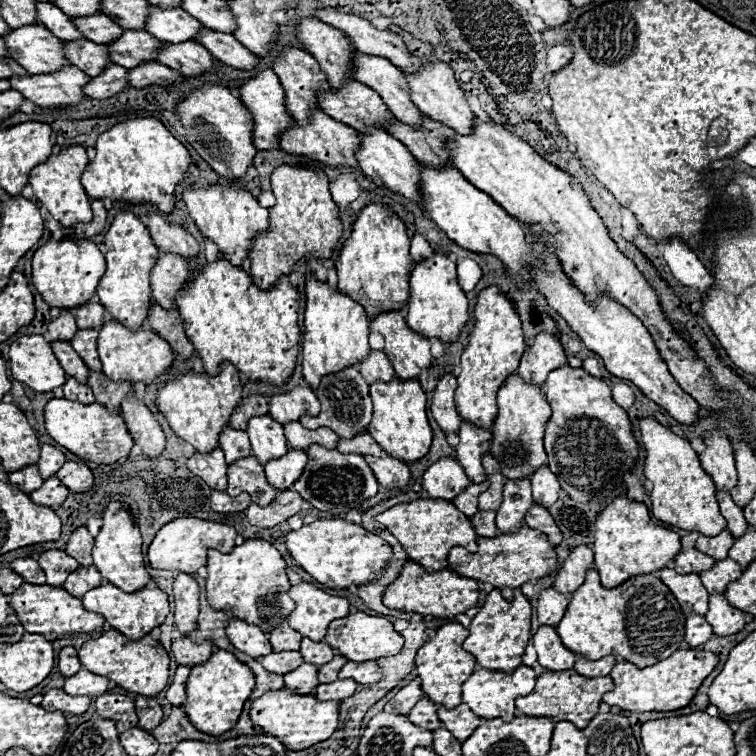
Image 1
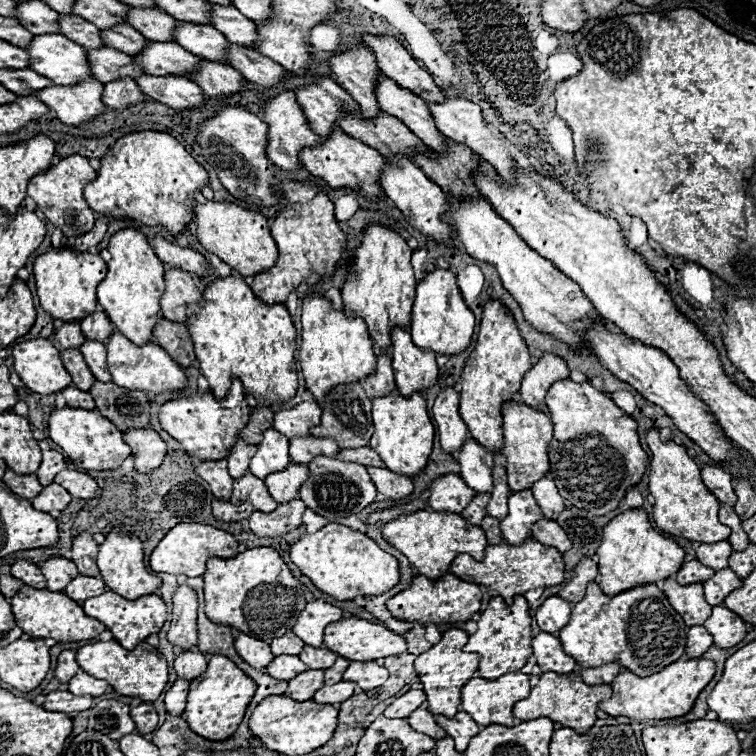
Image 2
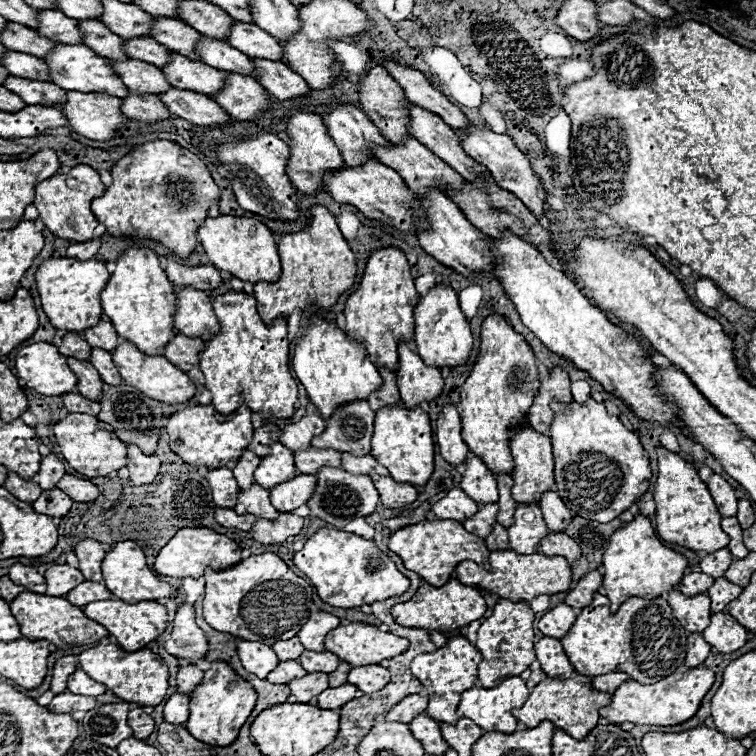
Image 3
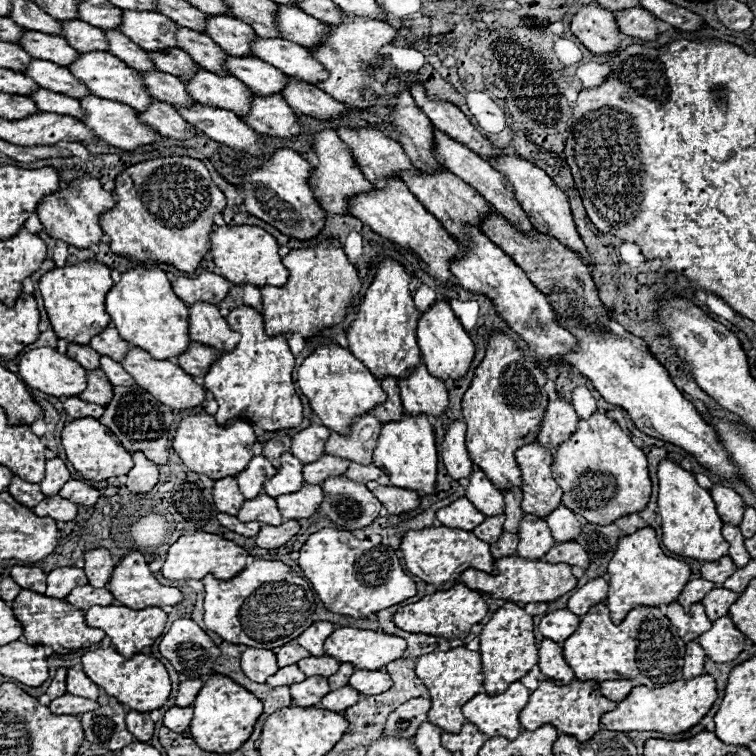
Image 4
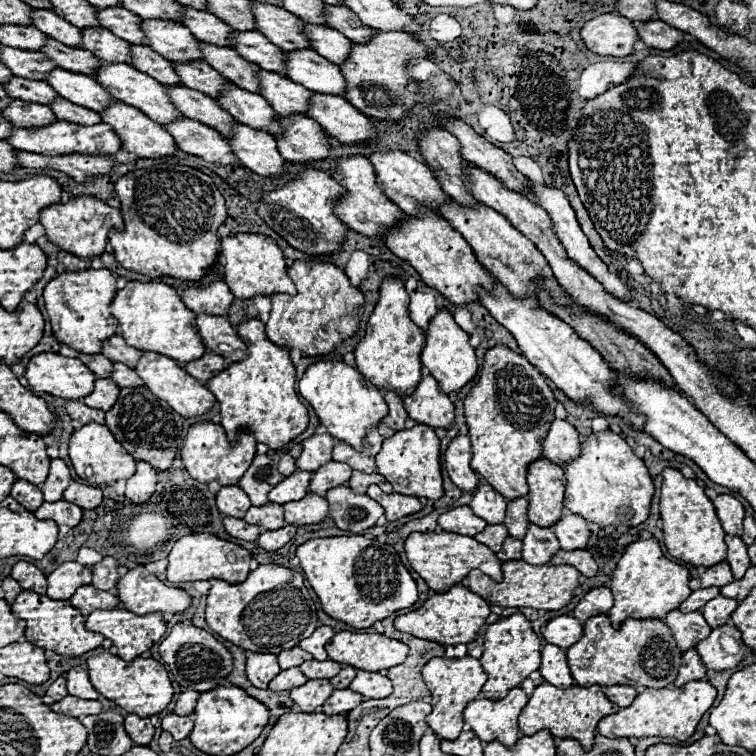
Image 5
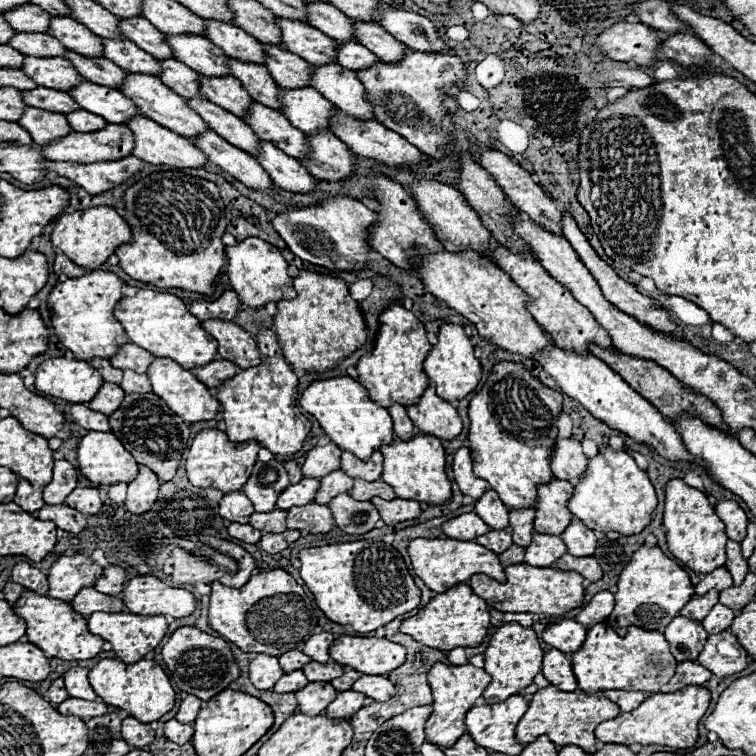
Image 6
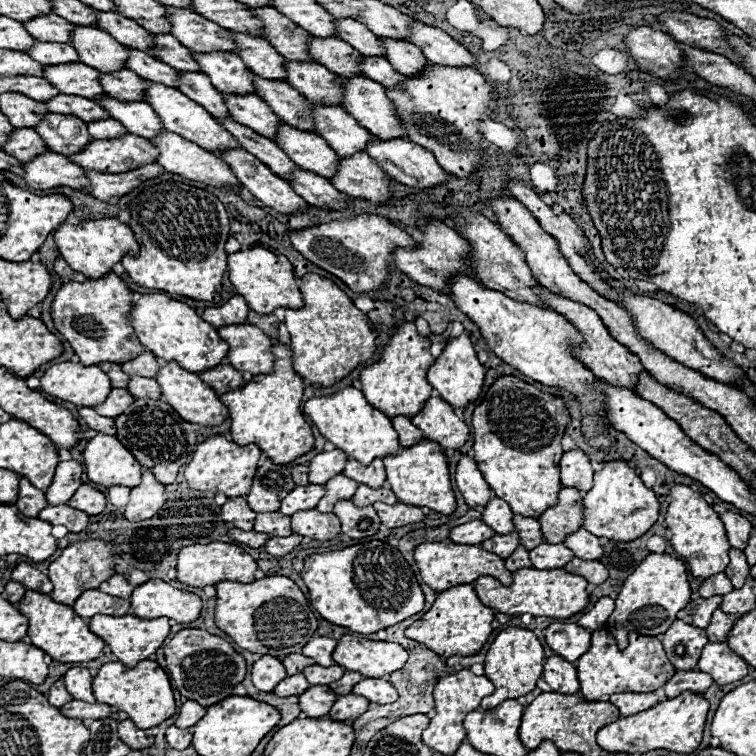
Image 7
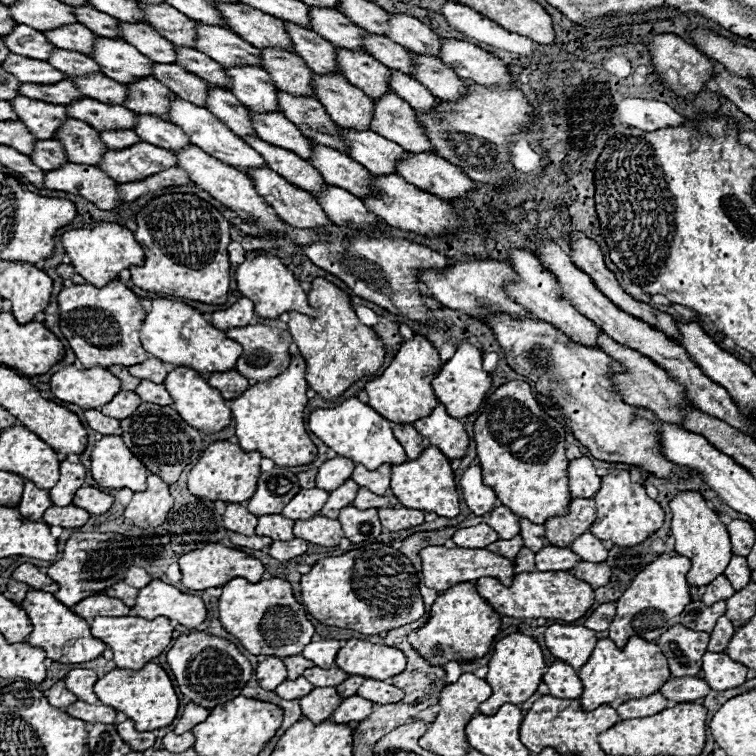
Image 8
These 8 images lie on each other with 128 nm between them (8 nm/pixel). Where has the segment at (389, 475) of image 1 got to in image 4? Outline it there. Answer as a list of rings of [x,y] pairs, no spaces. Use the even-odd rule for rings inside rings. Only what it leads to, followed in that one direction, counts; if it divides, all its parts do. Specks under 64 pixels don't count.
[[[368,482],[366,486],[370,488],[370,492],[374,492],[374,496],[378,496],[378,500],[382,500],[388,514],[402,514],[418,508],[420,504],[420,496],[412,490],[404,490],[396,486],[380,486],[378,482]]]

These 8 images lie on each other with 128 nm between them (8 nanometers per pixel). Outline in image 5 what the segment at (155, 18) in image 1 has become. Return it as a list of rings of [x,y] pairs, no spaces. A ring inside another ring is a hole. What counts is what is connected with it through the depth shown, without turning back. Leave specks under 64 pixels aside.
[[[260,70],[260,80],[262,80],[262,96],[272,104],[272,108],[280,116],[294,116],[294,114],[308,114],[310,106],[310,96],[314,94],[312,90],[304,88],[302,84],[296,84],[280,74]]]

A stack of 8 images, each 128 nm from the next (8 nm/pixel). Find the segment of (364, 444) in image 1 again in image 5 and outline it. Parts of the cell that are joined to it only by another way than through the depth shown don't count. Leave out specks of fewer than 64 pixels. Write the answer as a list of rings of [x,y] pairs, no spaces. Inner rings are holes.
[[[354,470],[354,472],[352,472],[352,478],[350,478],[350,482],[348,482],[348,486],[354,488],[354,492],[366,492],[366,488],[368,488],[370,484],[378,484],[384,492],[392,492],[392,486],[390,486],[390,484],[384,480],[384,476],[380,476],[380,474],[364,474],[364,472]]]

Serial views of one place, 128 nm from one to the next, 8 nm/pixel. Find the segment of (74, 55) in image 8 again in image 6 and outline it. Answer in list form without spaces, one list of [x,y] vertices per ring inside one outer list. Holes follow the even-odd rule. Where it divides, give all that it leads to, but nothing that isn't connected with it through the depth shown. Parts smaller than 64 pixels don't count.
[[[18,32],[10,40],[10,46],[22,52],[24,56],[38,56],[38,58],[54,58],[54,56],[64,56],[68,52],[68,48],[60,40],[54,40],[54,36],[50,34]]]

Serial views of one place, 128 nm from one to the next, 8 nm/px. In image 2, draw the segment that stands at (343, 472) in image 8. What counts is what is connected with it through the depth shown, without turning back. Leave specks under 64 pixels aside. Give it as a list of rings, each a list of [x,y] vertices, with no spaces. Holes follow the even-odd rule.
[[[306,400],[294,408],[278,410],[274,416],[274,430],[282,432],[288,438],[294,436],[306,436],[310,434],[310,428],[320,424],[320,406],[314,400]]]

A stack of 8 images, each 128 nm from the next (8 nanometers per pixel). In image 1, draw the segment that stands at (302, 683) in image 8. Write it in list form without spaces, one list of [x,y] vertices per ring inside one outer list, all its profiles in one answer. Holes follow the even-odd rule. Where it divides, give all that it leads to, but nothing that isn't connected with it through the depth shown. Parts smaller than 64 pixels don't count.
[[[272,652],[260,658],[260,662],[268,672],[274,672],[274,674],[286,674],[304,664],[300,652]]]

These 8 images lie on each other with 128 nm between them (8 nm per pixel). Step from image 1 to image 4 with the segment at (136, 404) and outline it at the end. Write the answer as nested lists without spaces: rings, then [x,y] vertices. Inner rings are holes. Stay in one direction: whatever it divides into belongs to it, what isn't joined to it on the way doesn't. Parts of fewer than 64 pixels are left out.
[[[134,452],[132,458],[134,458],[134,468],[128,474],[126,488],[134,494],[152,490],[158,482],[158,466],[154,462],[146,460],[146,456],[142,452]]]

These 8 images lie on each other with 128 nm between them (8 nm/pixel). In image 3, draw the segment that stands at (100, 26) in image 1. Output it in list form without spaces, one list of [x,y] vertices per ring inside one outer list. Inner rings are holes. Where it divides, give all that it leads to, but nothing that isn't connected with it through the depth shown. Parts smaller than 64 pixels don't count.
[[[134,38],[134,40],[126,40],[124,44],[126,54],[130,58],[138,58],[138,60],[146,60],[148,64],[154,64],[158,68],[164,68],[166,62],[170,62],[170,50],[162,44],[158,44],[152,38]]]

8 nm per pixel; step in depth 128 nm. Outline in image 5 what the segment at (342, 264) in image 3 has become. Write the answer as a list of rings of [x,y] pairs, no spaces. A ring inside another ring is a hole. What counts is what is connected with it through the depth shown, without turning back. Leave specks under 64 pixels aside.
[[[294,262],[288,268],[288,276],[294,280],[298,294],[288,296],[288,294],[272,294],[272,312],[270,320],[266,322],[266,334],[276,346],[284,346],[288,350],[300,350],[302,356],[324,356],[334,352],[344,340],[356,336],[360,328],[360,314],[354,314],[356,310],[362,308],[364,296],[360,294],[358,288],[350,286],[348,276],[344,274],[342,268],[328,264],[328,262]]]

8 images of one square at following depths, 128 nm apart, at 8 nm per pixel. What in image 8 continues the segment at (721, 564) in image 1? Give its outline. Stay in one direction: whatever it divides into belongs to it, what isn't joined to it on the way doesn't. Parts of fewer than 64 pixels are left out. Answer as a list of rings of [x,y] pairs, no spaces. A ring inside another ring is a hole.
[[[726,616],[718,618],[718,622],[716,622],[716,626],[714,626],[712,634],[710,634],[708,652],[724,652],[732,636],[734,636],[734,626],[732,626],[732,622],[730,622]]]

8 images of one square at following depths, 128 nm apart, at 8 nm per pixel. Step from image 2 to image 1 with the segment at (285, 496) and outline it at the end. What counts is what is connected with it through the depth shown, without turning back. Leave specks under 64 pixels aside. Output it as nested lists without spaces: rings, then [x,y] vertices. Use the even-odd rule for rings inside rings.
[[[288,450],[286,456],[278,460],[270,460],[264,470],[266,470],[266,480],[274,484],[276,490],[282,492],[282,488],[290,488],[298,476],[302,476],[302,468],[306,466],[306,452],[302,450]]]

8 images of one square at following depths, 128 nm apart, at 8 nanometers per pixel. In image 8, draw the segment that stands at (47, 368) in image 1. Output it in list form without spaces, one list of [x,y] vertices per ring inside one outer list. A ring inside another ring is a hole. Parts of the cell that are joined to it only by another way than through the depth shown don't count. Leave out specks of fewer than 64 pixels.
[[[66,366],[52,376],[50,390],[56,398],[78,404],[86,410],[108,404],[122,388],[120,380],[106,368]]]

